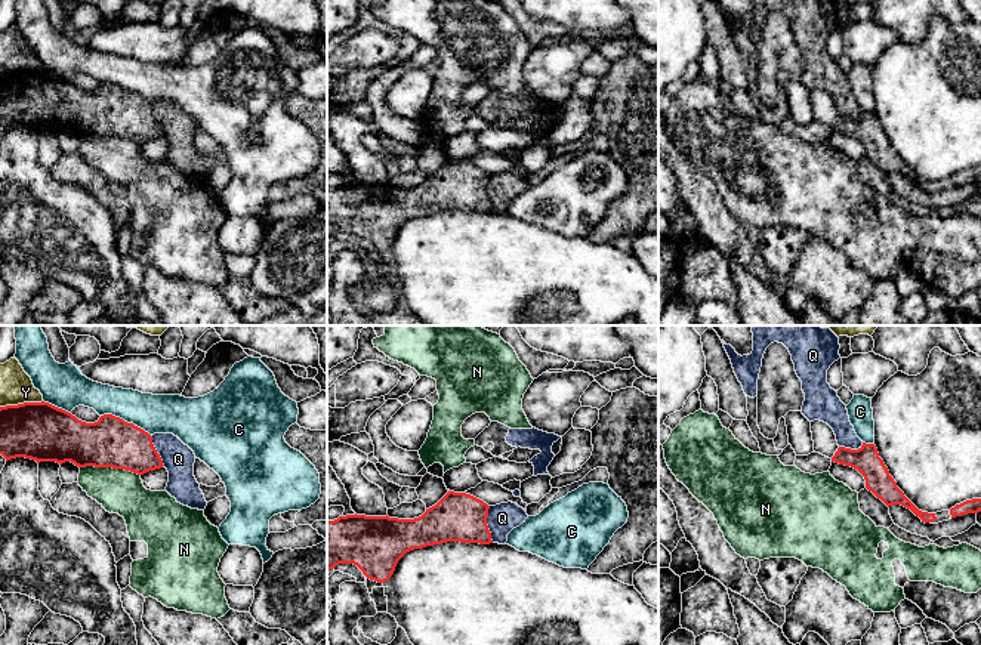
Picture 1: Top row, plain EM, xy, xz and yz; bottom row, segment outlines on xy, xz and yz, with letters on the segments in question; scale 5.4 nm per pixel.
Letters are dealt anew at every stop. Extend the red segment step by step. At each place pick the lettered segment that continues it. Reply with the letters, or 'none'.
none

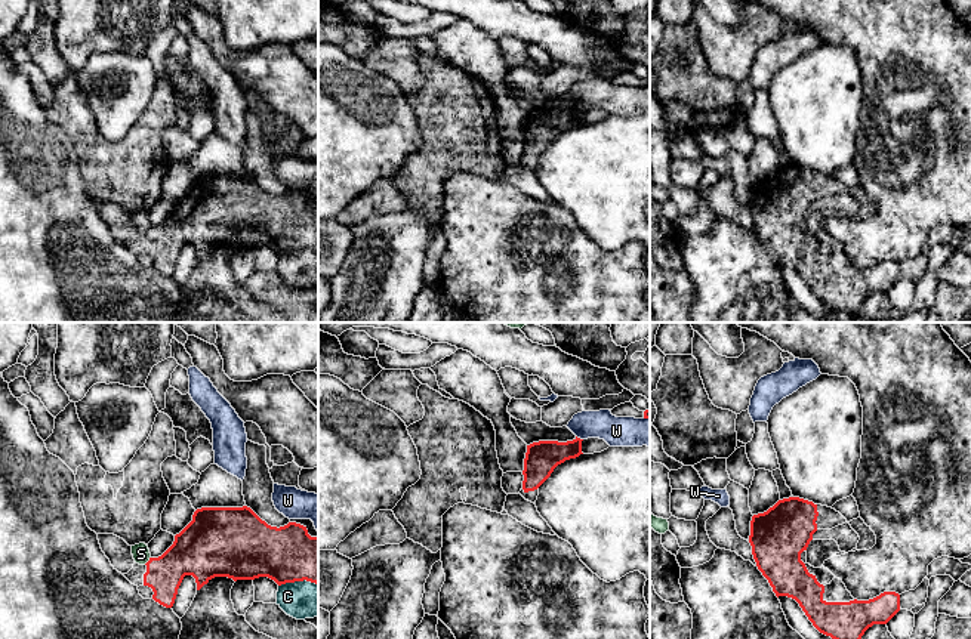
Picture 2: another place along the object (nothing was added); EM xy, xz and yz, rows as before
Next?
none

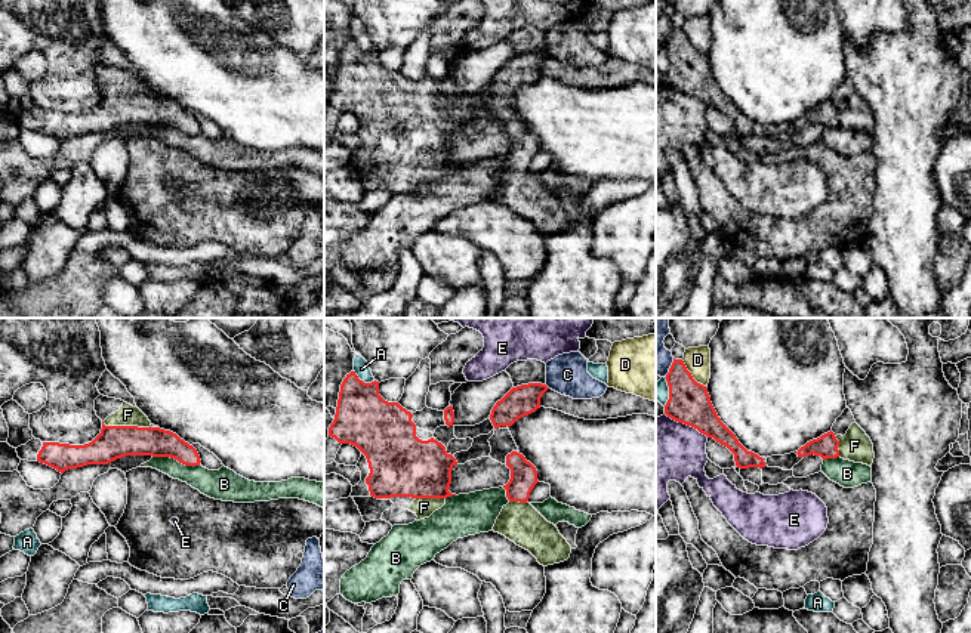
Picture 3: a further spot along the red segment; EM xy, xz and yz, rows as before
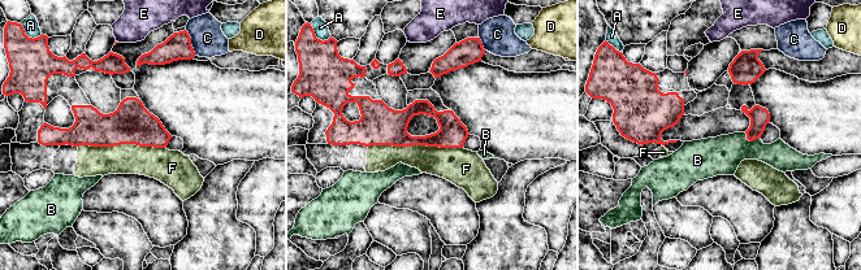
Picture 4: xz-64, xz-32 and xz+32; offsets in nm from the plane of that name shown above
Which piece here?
F

